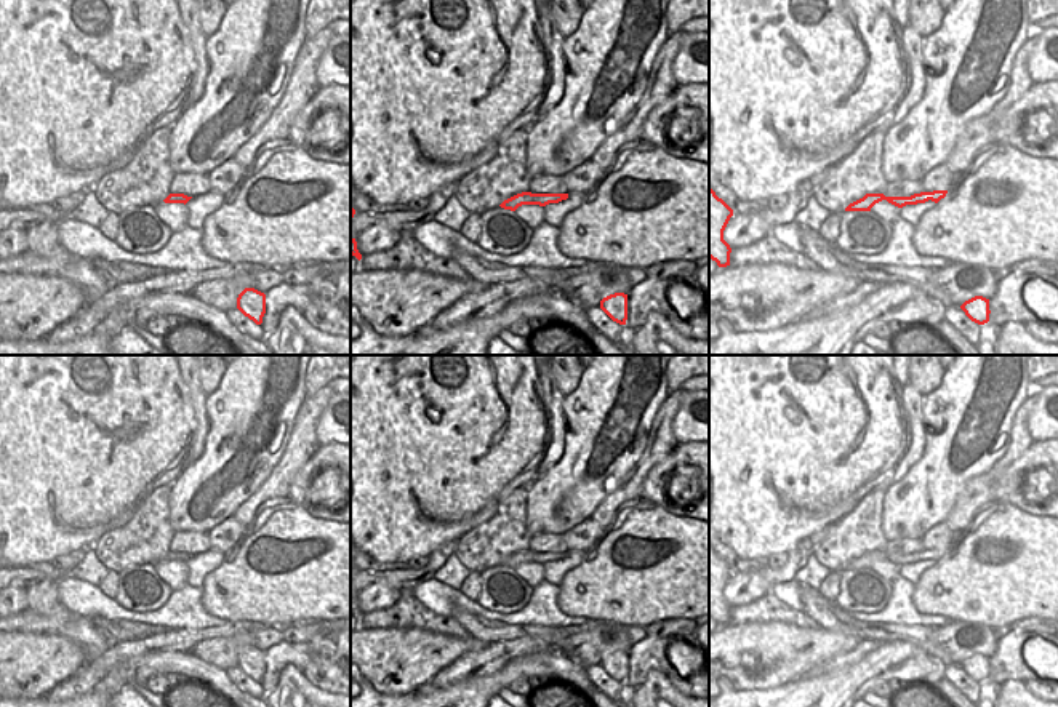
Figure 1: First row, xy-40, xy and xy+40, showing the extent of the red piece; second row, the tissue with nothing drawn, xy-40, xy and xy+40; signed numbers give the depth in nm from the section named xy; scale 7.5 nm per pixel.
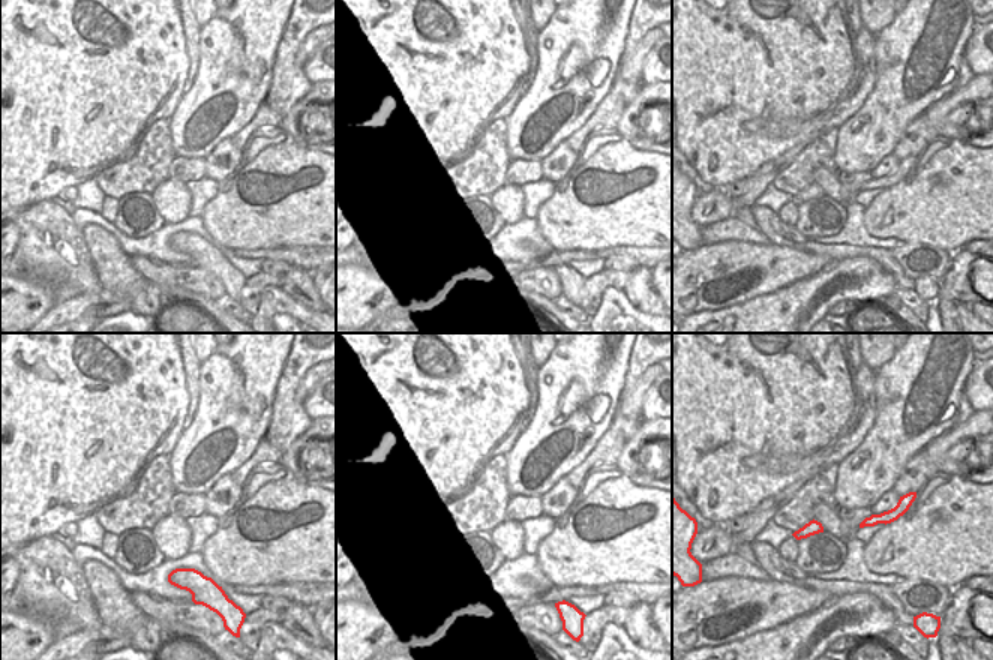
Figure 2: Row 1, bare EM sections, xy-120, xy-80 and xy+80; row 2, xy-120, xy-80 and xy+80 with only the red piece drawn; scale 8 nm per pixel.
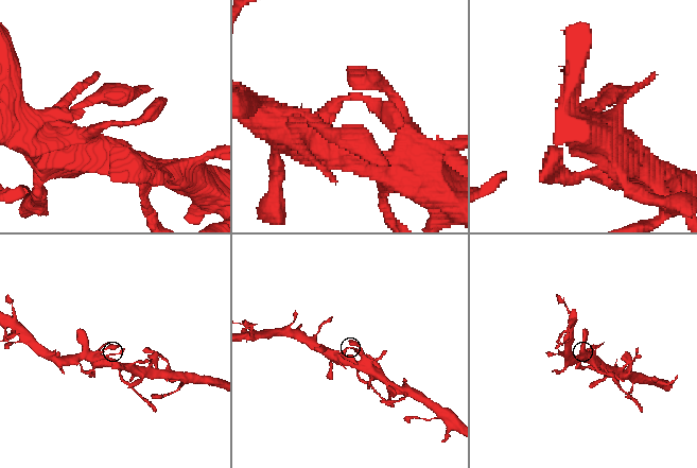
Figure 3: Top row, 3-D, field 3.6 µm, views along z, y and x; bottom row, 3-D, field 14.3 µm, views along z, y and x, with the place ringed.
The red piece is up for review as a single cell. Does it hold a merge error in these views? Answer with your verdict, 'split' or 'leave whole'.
leave whole

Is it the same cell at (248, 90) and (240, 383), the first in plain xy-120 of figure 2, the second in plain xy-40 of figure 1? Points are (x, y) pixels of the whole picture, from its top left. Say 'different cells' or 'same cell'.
same cell

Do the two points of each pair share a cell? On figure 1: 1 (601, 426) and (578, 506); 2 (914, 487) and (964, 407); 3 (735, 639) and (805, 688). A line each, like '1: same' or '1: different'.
1: same
2: same
3: different

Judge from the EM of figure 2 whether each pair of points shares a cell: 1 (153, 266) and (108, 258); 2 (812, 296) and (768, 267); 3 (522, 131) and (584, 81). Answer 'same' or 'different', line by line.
1: different
2: different
3: same

